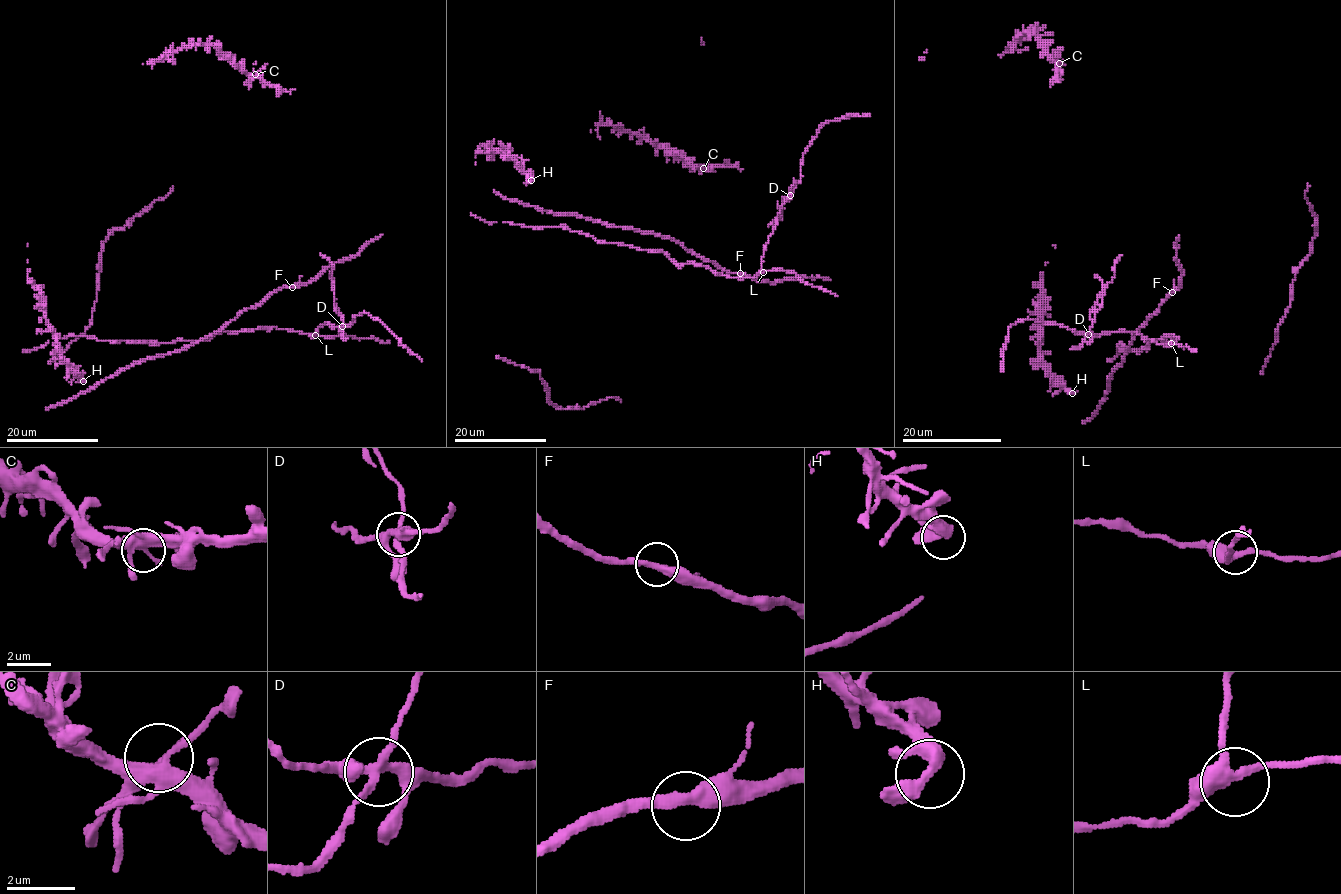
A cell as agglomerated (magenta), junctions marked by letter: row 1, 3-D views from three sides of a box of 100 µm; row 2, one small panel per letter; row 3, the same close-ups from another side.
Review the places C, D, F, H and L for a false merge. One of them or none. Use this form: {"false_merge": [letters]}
{"false_merge": ["D"]}

